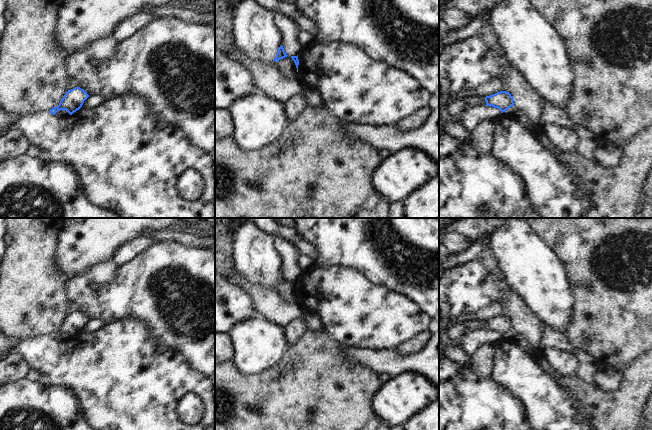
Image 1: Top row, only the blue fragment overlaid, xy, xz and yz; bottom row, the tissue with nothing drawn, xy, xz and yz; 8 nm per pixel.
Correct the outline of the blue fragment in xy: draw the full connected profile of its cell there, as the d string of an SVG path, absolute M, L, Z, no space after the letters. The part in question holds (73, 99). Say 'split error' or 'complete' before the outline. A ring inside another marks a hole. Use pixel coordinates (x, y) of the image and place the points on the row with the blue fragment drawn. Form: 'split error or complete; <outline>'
complete; M75 87L68 90L63 98L61 99L59 105L50 109L50 113L55 115L60 110L66 110L70 115L79 110L84 101L89 97L87 92L85 92L80 87Z

